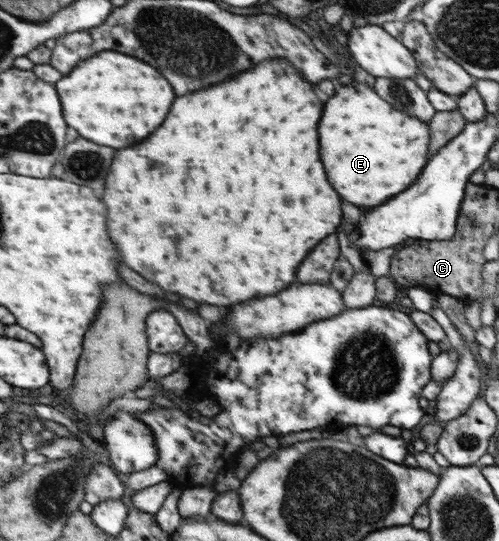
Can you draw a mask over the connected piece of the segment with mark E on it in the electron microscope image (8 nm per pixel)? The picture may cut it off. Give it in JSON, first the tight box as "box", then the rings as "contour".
{"box":[320,83,428,207],"contour":[[[350,83],[340,87],[324,103],[324,121],[320,121],[320,157],[324,157],[324,169],[328,169],[328,181],[344,201],[356,207],[376,207],[386,199],[404,191],[420,173],[428,155],[428,125],[392,109],[370,87],[362,83]]]}

